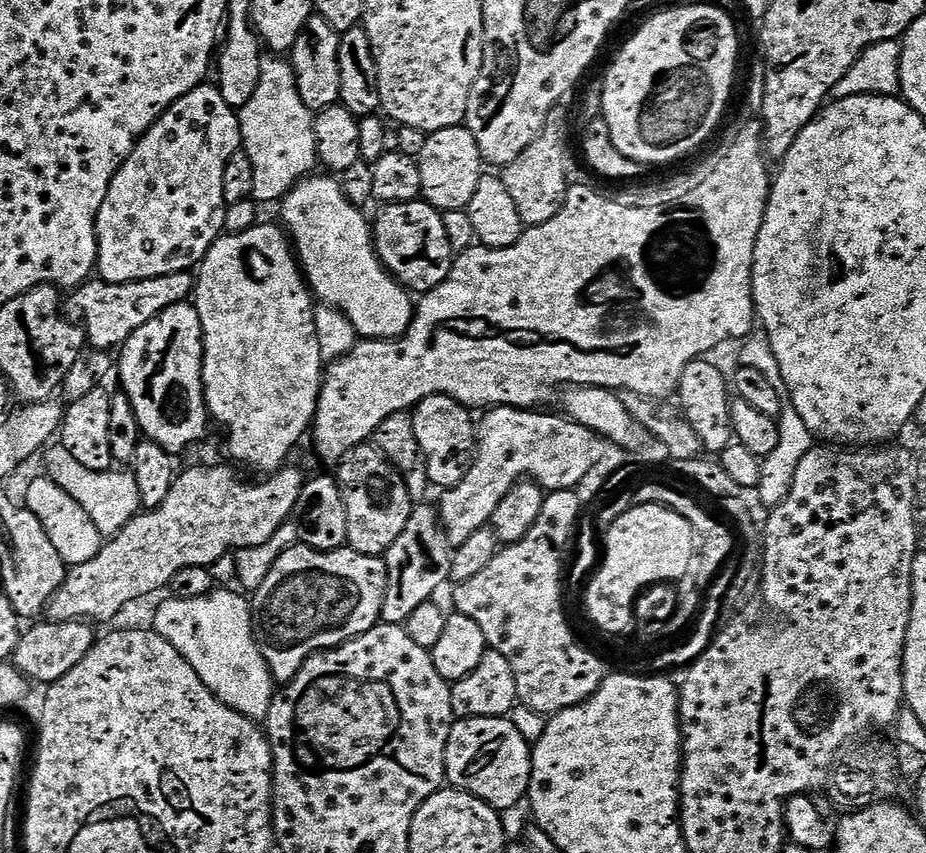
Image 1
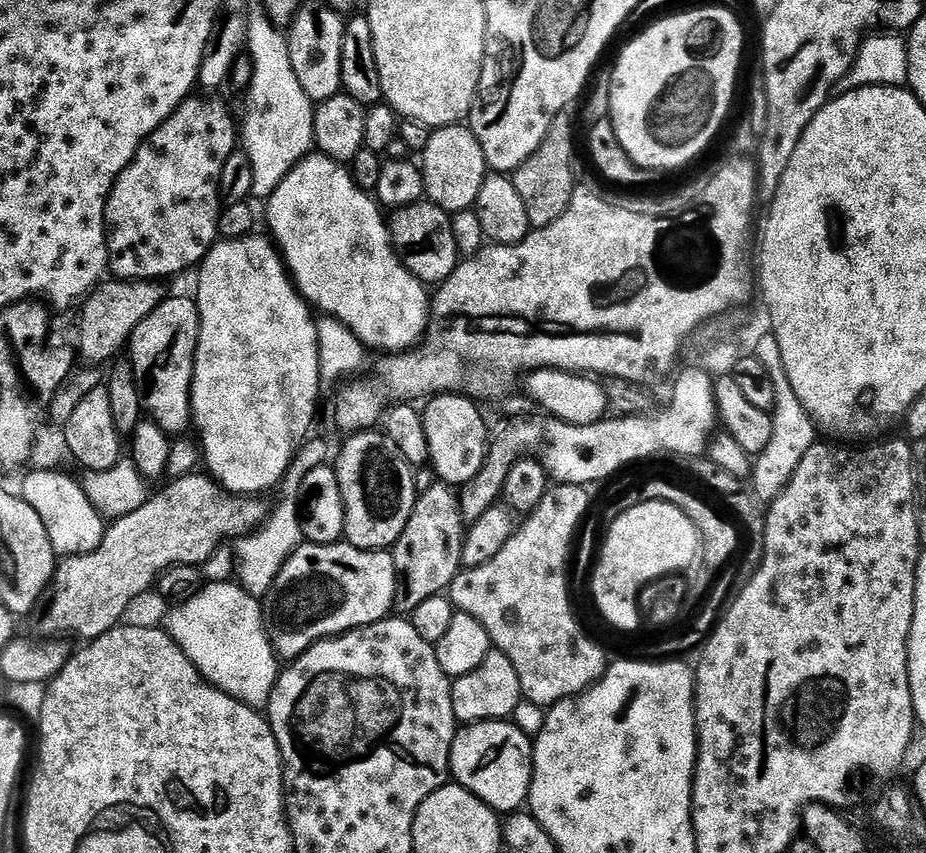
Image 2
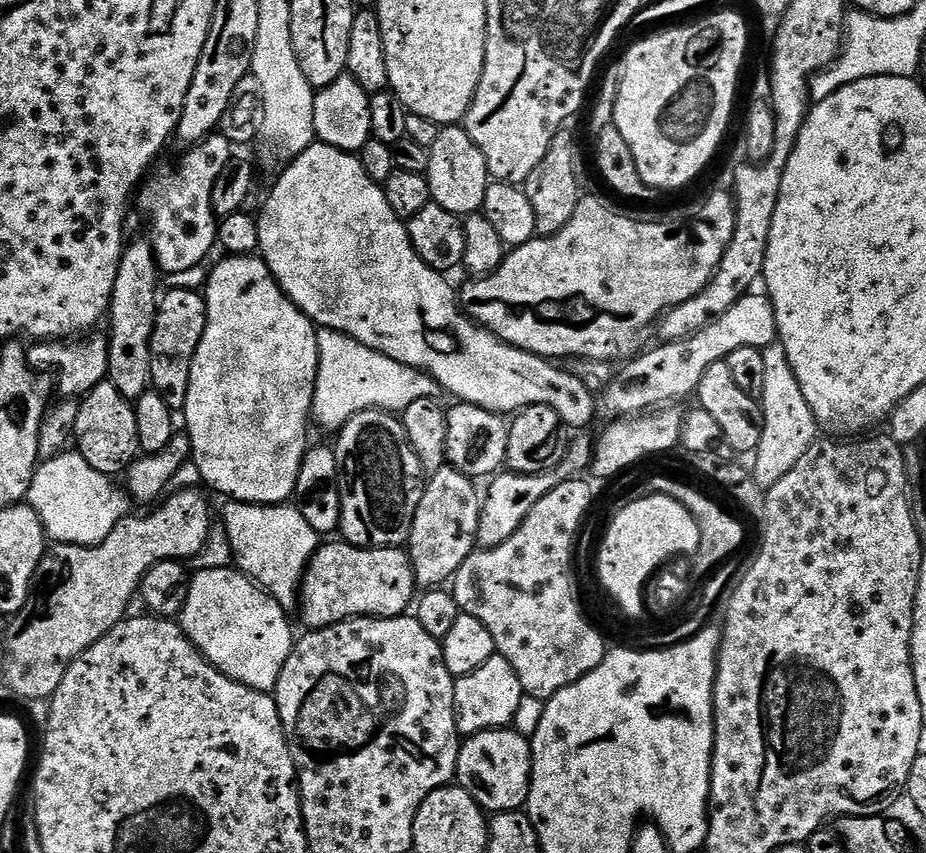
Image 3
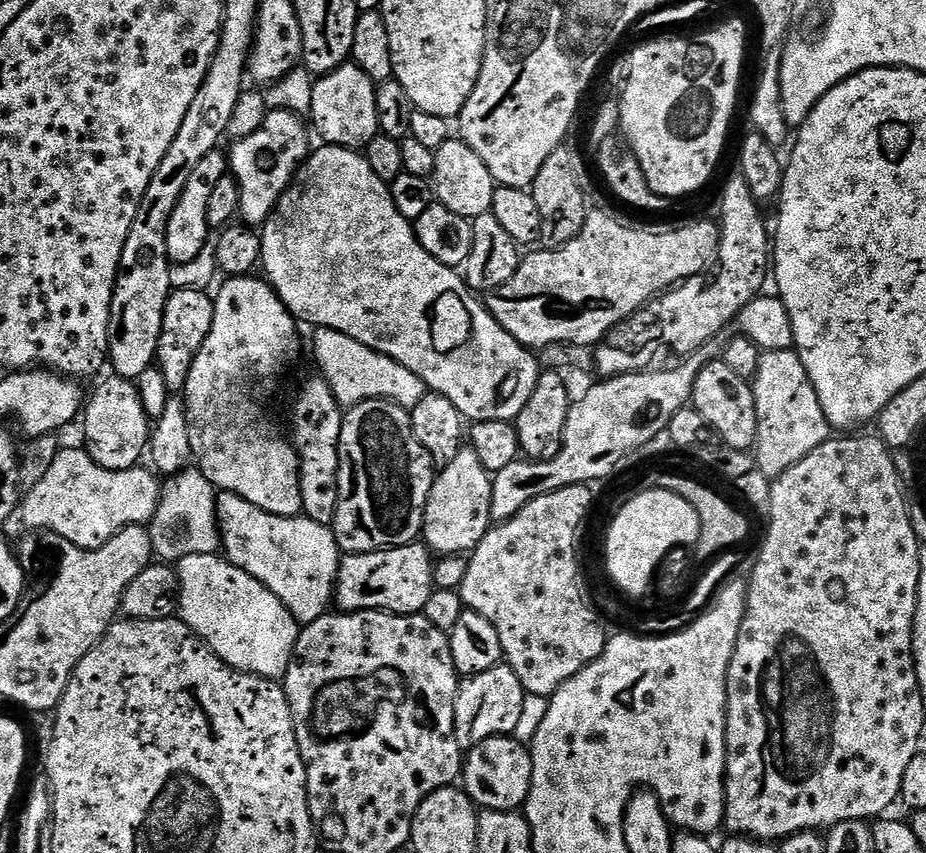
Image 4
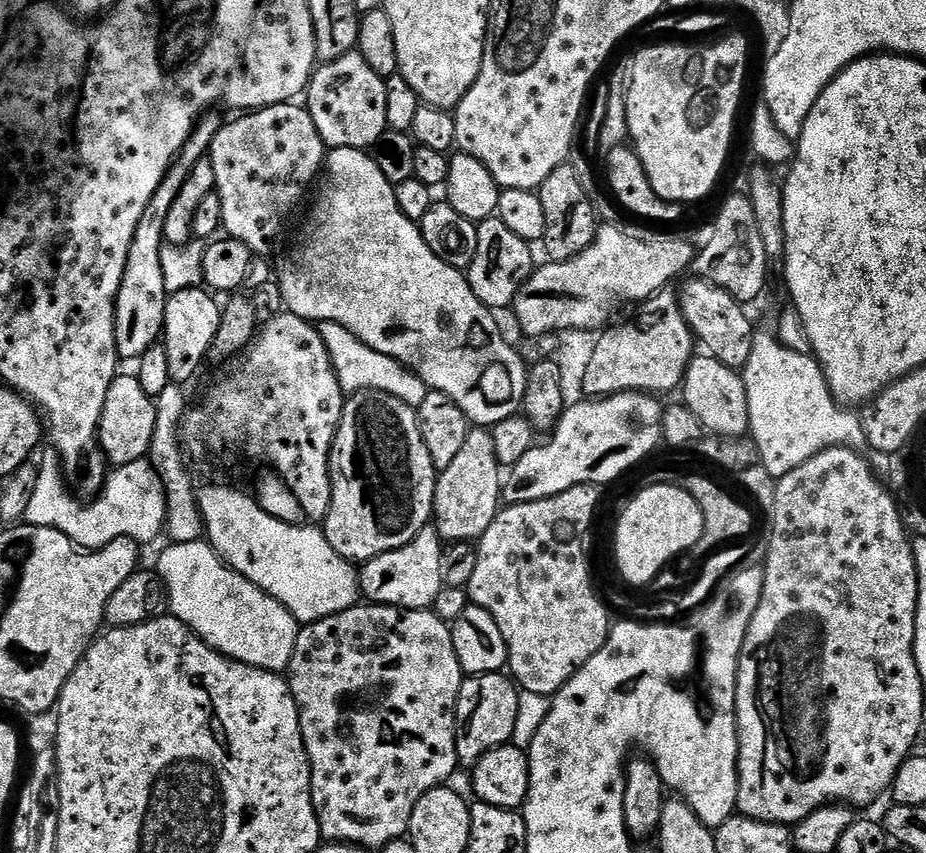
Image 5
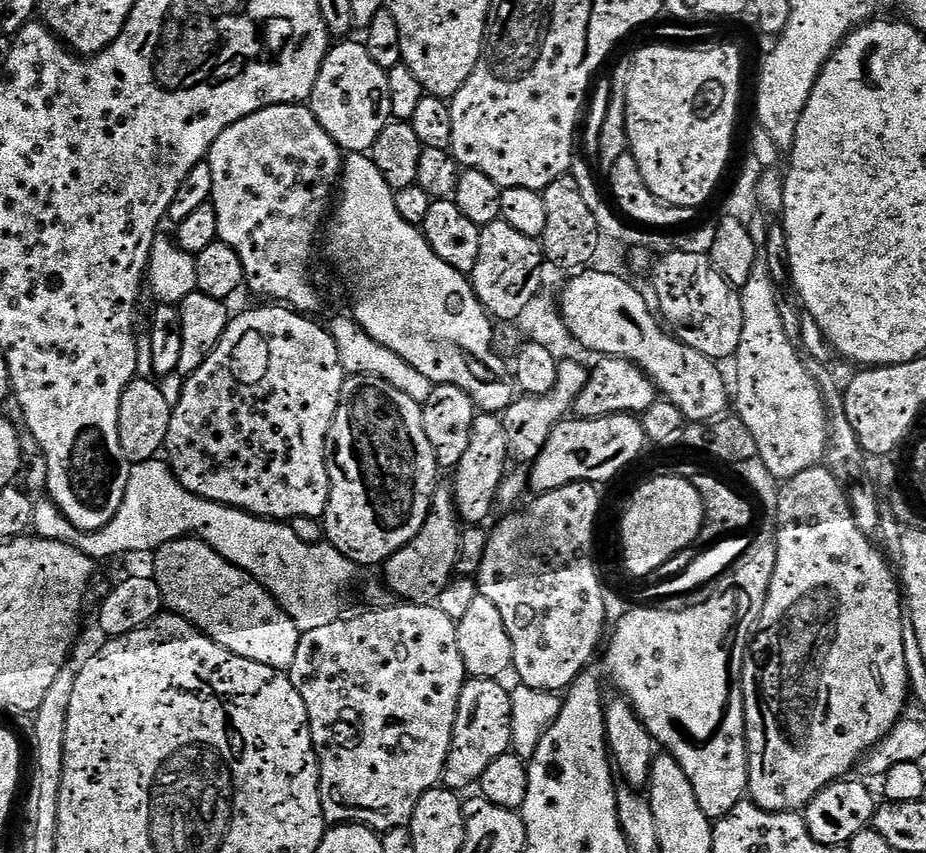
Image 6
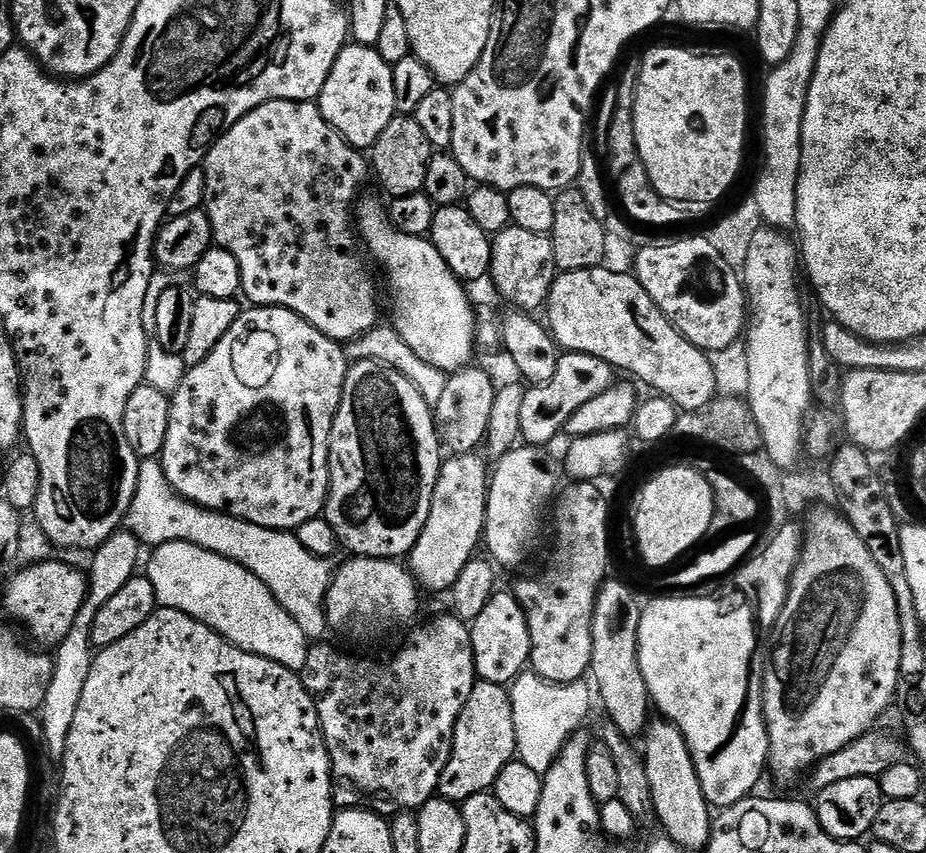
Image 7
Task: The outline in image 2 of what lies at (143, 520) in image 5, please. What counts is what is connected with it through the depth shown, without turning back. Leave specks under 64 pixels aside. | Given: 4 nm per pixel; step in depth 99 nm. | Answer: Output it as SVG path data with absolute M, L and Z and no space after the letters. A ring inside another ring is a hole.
M64 470L57 471L29 471L29 476L24 480L24 489L22 495L24 500L34 510L38 510L38 518L42 518L42 526L46 526L46 534L50 534L50 542L54 546L57 557L81 556L87 552L92 552L101 542L106 531L106 521L100 515L98 509L92 505L92 502L83 483L72 476L67 476Z

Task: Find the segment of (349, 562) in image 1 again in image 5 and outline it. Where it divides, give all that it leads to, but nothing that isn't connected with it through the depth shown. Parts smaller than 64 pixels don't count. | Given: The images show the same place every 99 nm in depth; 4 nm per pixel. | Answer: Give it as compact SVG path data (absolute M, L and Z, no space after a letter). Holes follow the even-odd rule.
M429 526L423 528L406 546L402 546L398 550L390 550L386 554L375 556L374 559L367 561L359 569L360 591L363 599L373 604L385 604L391 608L431 609L436 603L438 594L446 587L446 580L444 580L444 548L446 548L445 541L441 540L435 527Z

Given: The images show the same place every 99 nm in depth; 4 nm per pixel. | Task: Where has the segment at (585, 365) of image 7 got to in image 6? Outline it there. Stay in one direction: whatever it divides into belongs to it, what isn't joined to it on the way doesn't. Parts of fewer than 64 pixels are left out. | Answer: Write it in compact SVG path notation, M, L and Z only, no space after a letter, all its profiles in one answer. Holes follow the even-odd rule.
M564 361L560 365L560 383L546 396L525 396L512 401L510 407L502 414L504 425L507 428L508 455L513 461L521 460L524 466L531 465L533 460L542 454L546 442L554 430L573 411L576 396L588 382L589 369L576 361Z

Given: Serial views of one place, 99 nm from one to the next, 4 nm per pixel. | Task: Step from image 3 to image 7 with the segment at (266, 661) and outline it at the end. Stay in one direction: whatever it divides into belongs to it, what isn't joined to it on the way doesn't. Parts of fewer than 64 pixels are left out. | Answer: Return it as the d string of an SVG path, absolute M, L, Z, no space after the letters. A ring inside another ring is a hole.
M166 542L155 545L151 549L152 557L147 557L146 575L154 586L154 594L159 607L173 608L198 622L202 622L210 630L214 630L223 640L229 640L236 648L255 656L266 658L270 662L278 662L293 670L303 669L310 641L290 614L276 601L274 594L246 566L234 562L230 558L222 558L222 554L214 554L210 550L202 550L202 546L194 546L190 542Z

